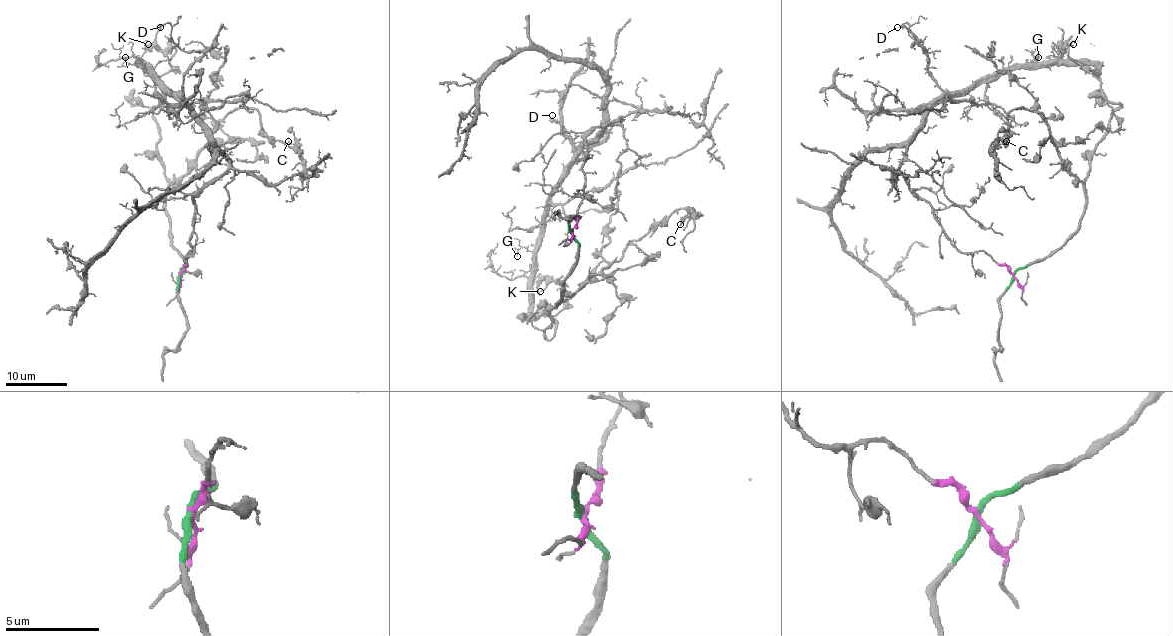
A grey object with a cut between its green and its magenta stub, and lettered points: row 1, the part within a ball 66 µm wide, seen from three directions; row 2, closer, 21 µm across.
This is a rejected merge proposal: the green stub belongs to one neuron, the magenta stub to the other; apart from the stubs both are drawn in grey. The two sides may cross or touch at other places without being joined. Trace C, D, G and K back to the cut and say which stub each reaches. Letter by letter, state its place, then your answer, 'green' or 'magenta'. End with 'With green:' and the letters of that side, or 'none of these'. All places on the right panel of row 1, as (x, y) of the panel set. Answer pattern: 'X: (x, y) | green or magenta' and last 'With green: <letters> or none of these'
C: (1006, 141) | green
D: (897, 27) | magenta
G: (1038, 57) | magenta
K: (1073, 44) | green
With green: C, K

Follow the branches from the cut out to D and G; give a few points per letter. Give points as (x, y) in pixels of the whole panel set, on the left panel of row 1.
D: (181, 274), (193, 252), (194, 198), (228, 158), (182, 91), (202, 55), (181, 50), (172, 26), (161, 27)
G: (181, 274), (193, 252), (194, 198), (226, 169), (228, 158), (211, 131), (149, 68), (124, 56)

